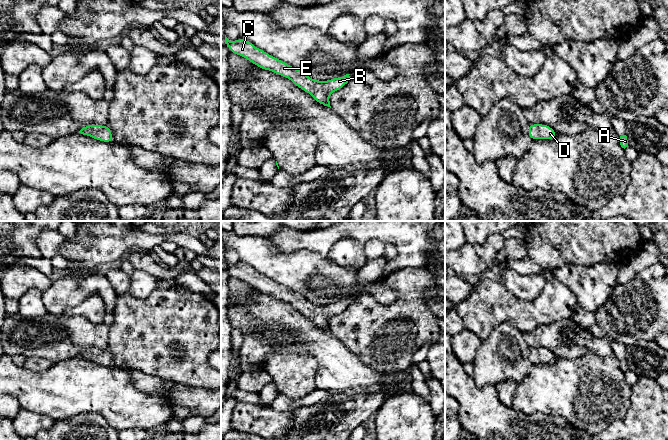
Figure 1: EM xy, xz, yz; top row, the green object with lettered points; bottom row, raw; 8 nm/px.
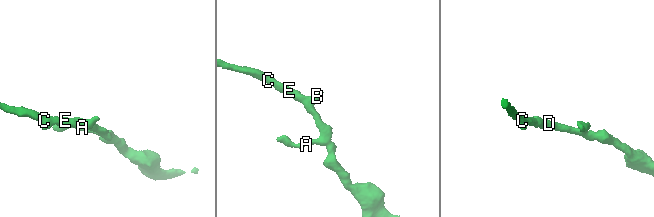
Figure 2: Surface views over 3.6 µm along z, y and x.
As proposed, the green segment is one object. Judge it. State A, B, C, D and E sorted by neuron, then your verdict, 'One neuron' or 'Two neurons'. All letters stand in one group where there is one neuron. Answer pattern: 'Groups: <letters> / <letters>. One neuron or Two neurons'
Groups: A B C D E. One neuron

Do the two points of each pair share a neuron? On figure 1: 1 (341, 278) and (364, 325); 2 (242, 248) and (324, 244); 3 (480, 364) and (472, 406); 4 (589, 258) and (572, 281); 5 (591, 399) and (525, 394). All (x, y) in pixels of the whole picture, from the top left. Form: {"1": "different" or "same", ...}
{"1": "different", "2": "different", "3": "different", "4": "different", "5": "same"}

